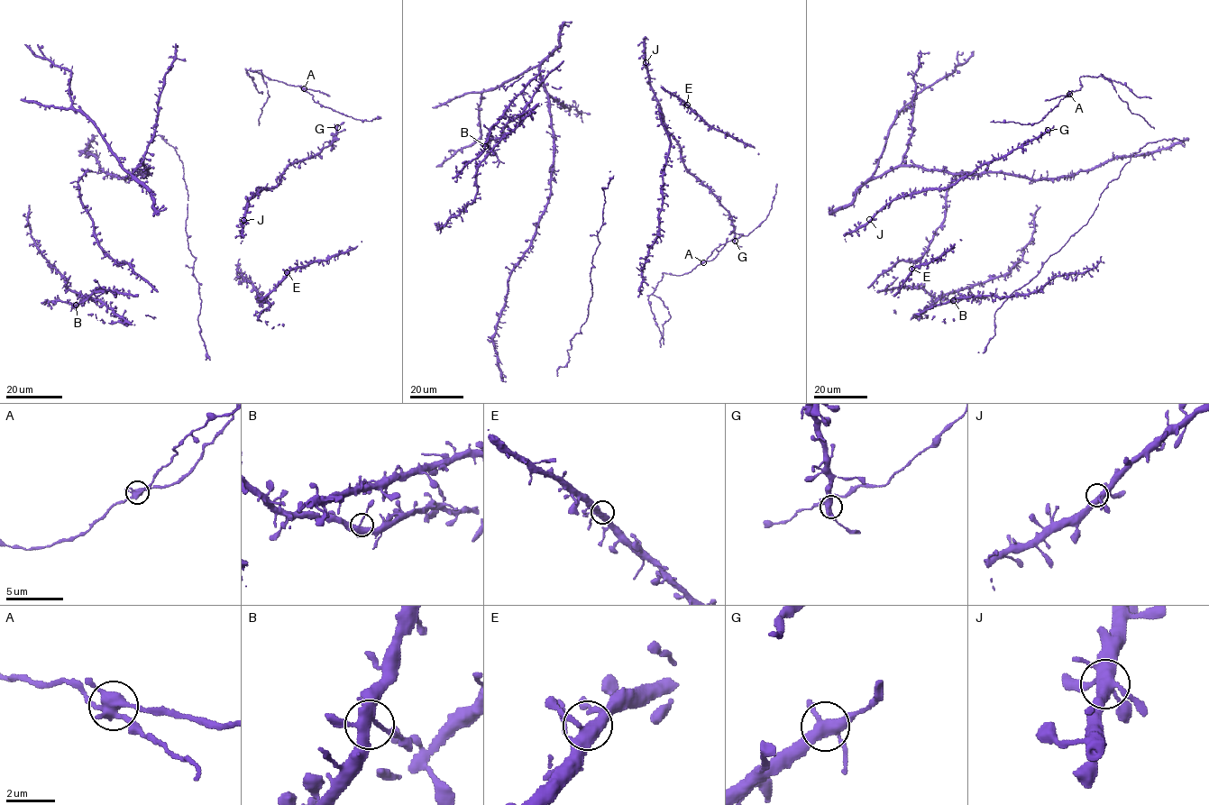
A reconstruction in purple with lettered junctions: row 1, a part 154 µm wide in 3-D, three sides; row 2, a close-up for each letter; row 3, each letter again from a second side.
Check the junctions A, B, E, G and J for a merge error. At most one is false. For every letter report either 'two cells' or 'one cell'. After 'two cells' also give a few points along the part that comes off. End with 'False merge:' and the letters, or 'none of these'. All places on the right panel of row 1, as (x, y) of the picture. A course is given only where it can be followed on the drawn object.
A: two cells; course (1068, 93), (1045, 101)
B: one cell
E: one cell
G: one cell
J: one cell
False merge: A

